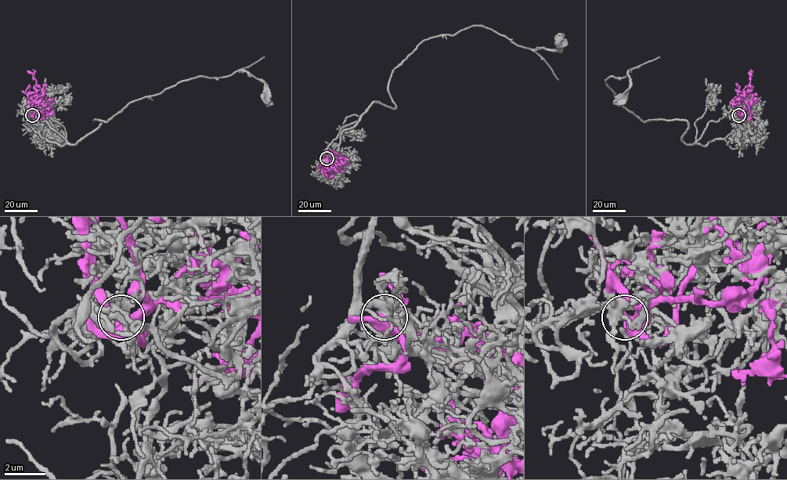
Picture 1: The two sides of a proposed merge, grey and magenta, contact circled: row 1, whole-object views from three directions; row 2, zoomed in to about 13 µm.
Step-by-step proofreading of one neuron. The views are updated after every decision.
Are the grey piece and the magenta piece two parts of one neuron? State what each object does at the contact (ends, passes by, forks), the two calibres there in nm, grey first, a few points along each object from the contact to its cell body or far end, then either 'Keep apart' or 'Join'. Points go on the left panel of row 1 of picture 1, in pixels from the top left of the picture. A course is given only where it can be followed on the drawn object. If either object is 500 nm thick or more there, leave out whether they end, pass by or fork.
At the ring grey forks. At the ring magenta ends. Thickness 400 nm (grey) against 420 nm. Course of grey: (32, 115), (76, 144), (102, 121), (95, 119), (197, 77), (244, 70), (267, 96). Course of magenta: (32, 115), (30, 110), (27, 95), (40, 88), (33, 77), (34, 74), (27, 70). Keep apart

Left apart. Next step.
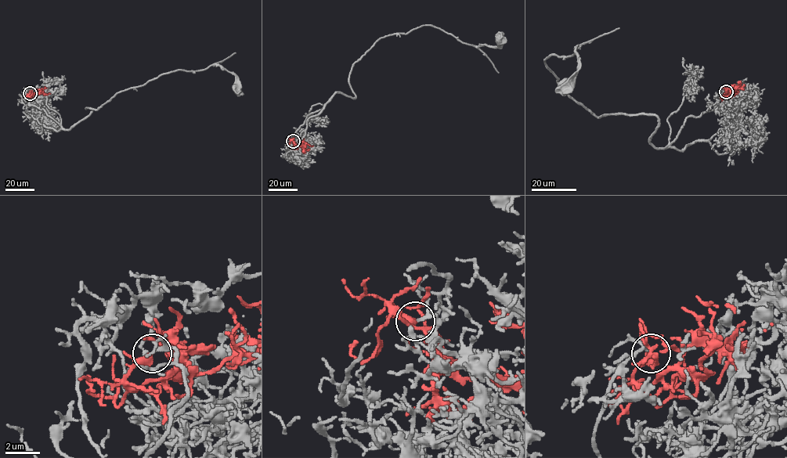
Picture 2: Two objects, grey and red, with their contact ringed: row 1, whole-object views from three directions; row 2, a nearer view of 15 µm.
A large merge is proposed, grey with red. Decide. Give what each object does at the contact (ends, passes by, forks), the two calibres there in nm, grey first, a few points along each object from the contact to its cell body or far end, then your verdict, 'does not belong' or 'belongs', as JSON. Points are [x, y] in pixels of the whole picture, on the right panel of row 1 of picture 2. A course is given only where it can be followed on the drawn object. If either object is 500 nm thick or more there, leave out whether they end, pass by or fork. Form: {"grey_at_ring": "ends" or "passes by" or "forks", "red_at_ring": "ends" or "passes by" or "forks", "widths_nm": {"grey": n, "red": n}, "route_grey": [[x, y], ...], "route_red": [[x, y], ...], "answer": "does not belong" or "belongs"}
{"grey_at_ring": "passes by", "red_at_ring": "passes by", "widths_nm": {"grey": 130, "red": 320}, "route_grey": [[726, 91], [655, 148], [655, 115], [594, 116], [557, 82], [545, 59], [577, 45], [568, 82]], "route_red": [[726, 91], [724, 95], [733, 94], [734, 90], [731, 90], [733, 91]], "answer": "belongs"}

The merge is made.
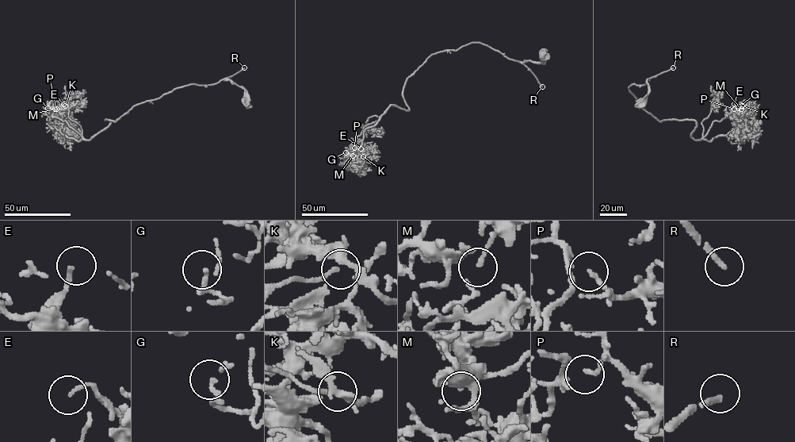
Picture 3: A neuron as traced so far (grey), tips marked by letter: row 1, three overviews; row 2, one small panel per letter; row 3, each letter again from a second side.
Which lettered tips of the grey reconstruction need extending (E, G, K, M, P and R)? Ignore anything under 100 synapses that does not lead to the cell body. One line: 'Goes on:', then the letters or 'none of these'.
Goes on: P, R

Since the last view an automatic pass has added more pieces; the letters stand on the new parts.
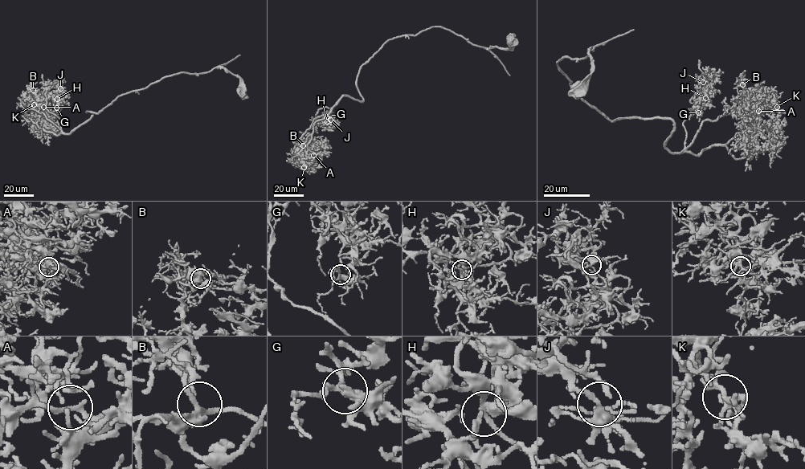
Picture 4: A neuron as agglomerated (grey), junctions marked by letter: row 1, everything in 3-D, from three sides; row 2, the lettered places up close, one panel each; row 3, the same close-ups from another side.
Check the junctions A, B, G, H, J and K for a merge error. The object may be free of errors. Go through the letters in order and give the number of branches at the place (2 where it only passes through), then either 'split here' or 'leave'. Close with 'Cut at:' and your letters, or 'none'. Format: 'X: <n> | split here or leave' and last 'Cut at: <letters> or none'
A: 3 | leave
B: 3 | leave
G: 3 | leave
H: 4 | leave
J: 5 | leave
K: 5 | leave
Cut at: none

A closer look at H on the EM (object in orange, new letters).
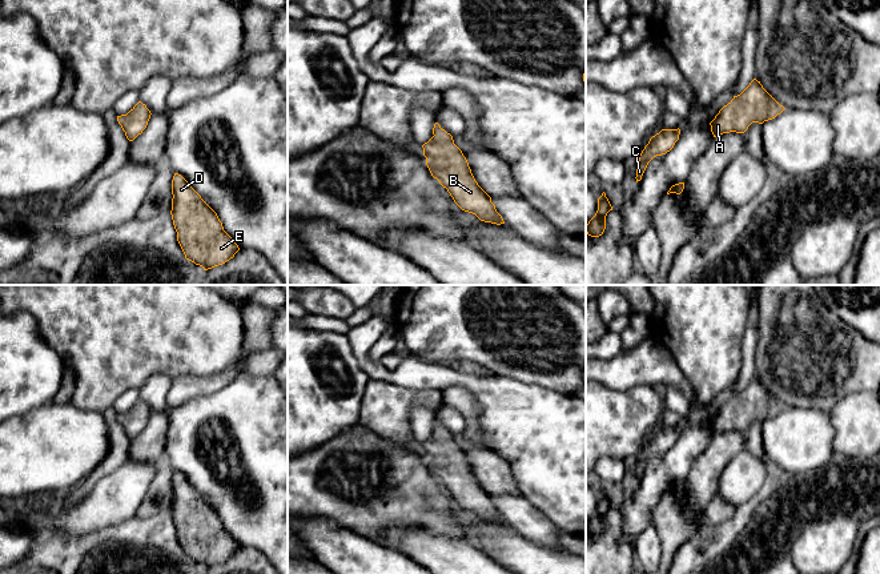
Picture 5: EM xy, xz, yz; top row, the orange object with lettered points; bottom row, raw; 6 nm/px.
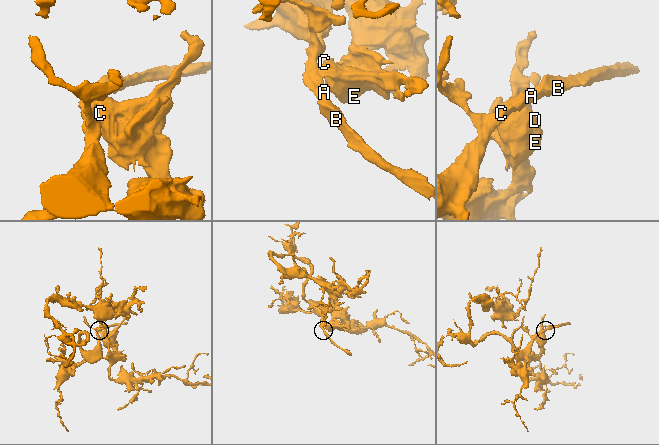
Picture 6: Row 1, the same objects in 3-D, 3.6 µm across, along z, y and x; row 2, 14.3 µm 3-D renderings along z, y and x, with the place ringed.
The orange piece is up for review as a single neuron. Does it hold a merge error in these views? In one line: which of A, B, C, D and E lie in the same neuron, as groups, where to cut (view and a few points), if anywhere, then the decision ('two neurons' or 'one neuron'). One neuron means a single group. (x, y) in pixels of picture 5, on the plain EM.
A B C D E | no cut | one neuron

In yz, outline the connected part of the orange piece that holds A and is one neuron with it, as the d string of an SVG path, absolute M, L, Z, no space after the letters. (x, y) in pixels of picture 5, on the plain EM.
M754 377L750 384L724 404L710 421L714 435L736 430L744 431L752 421L763 422L775 417L785 406L780 404L758 380Z

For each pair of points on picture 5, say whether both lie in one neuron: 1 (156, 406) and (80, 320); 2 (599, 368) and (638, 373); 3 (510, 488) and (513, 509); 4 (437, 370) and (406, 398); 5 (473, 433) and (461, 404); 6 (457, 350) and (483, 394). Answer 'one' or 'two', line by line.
1: two
2: one
3: two
4: two
5: one
6: two

